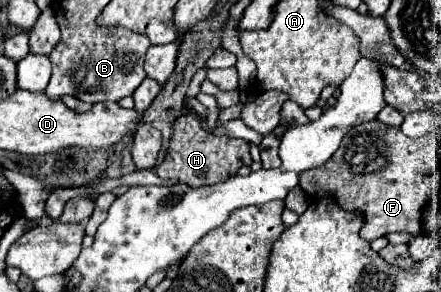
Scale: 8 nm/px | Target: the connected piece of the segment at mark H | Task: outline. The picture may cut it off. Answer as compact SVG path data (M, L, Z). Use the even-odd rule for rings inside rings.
M186 113L180 115L172 125L172 137L162 163L156 167L156 175L160 179L178 179L190 187L202 187L234 177L242 165L252 165L248 143L244 139L212 135L200 127L194 113Z

